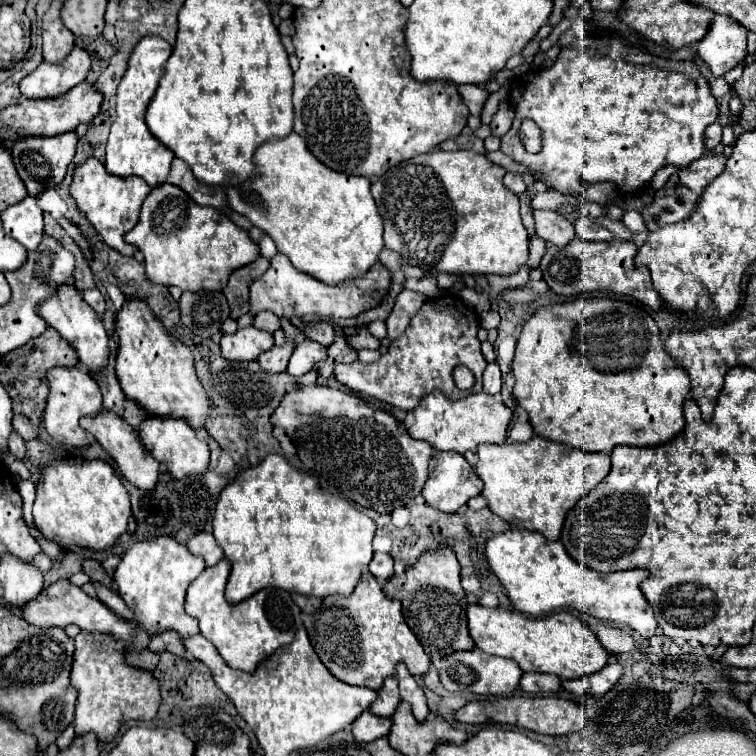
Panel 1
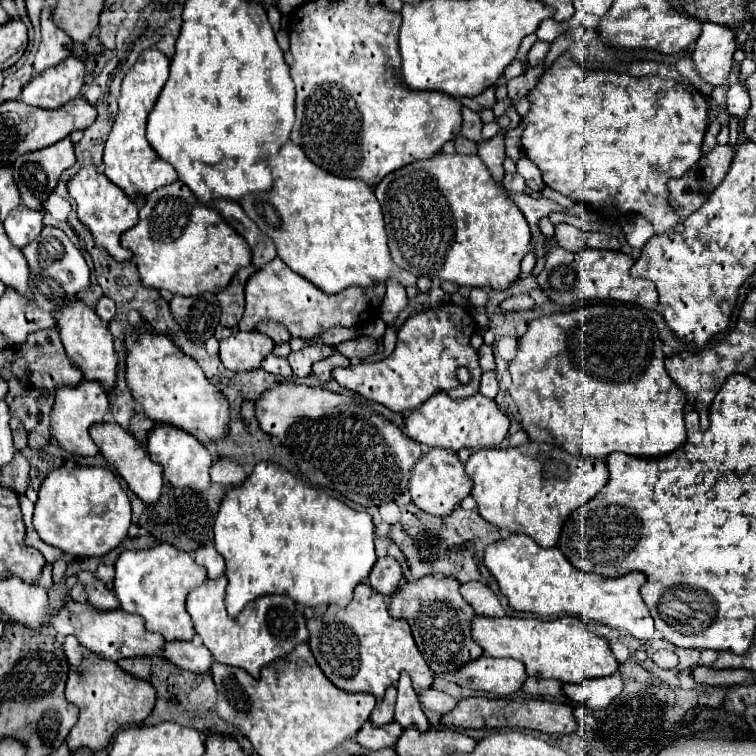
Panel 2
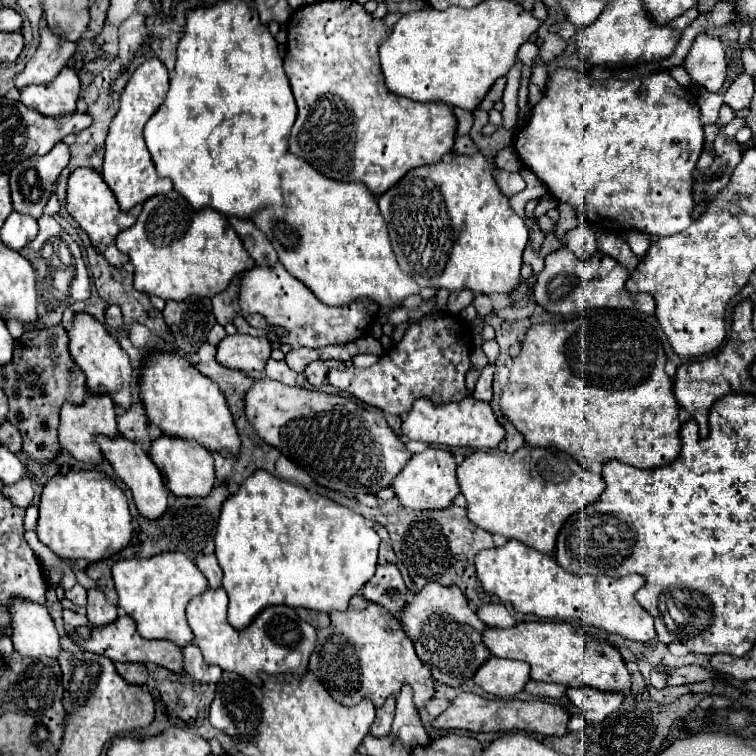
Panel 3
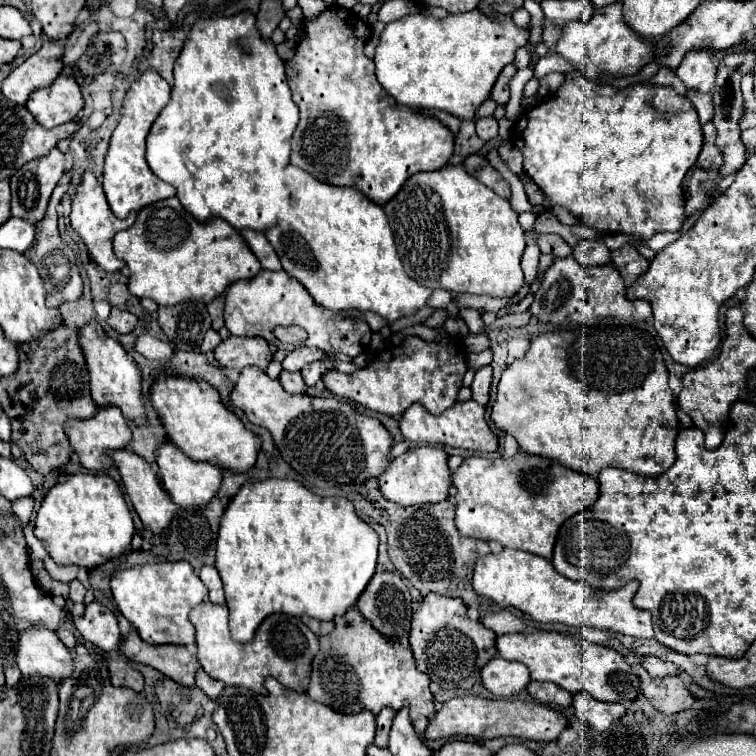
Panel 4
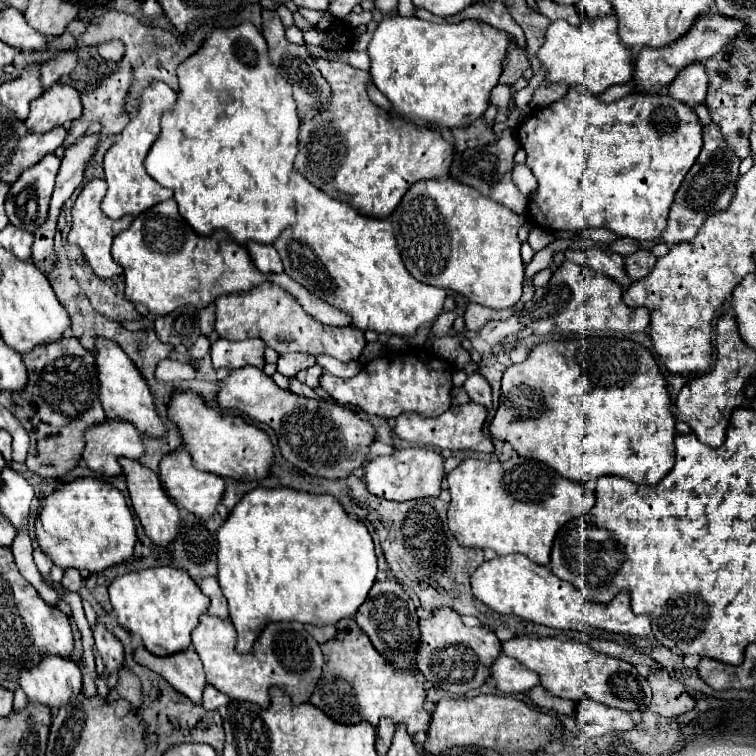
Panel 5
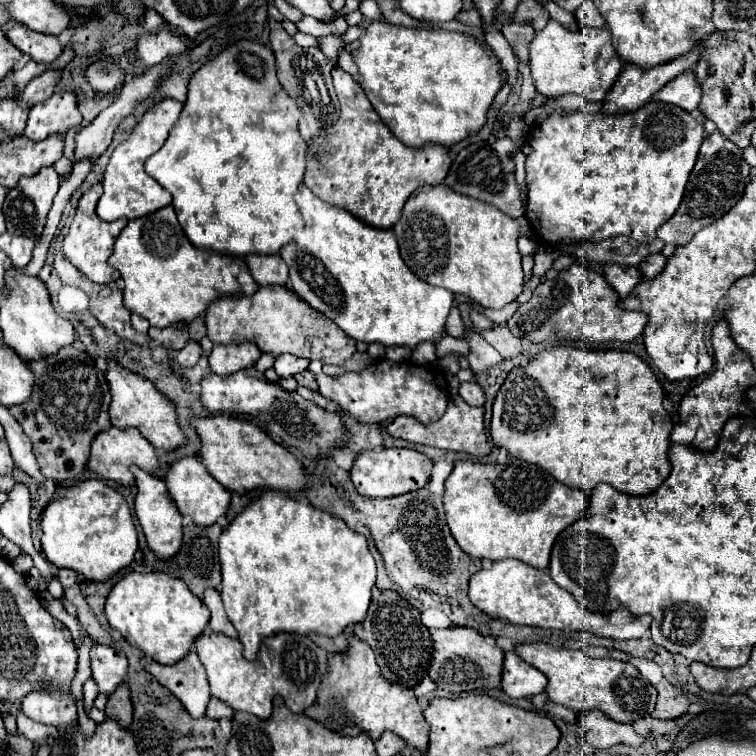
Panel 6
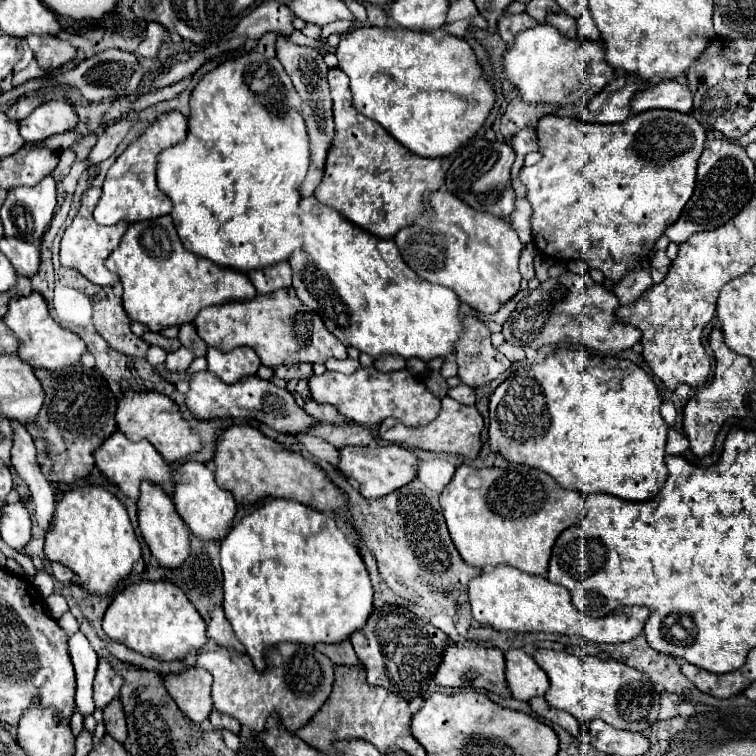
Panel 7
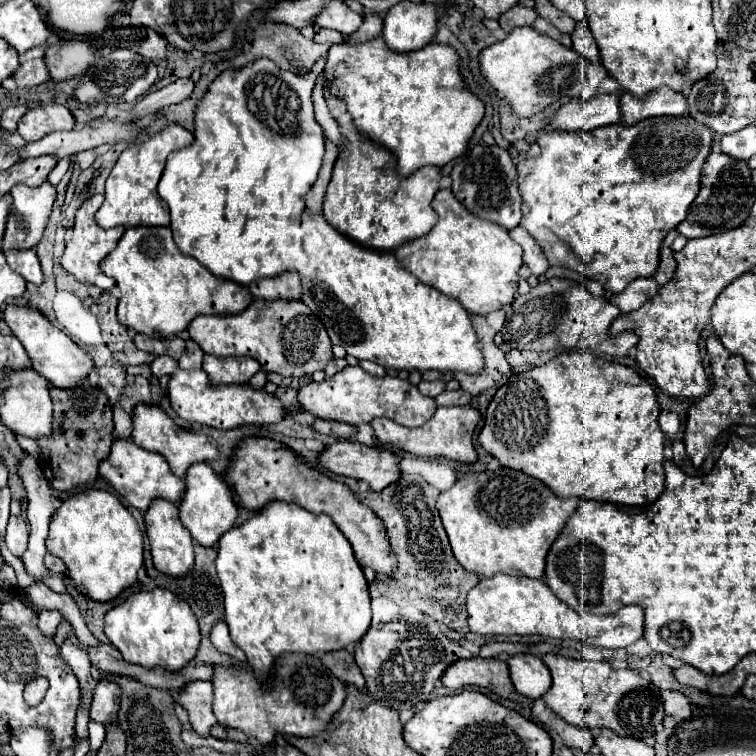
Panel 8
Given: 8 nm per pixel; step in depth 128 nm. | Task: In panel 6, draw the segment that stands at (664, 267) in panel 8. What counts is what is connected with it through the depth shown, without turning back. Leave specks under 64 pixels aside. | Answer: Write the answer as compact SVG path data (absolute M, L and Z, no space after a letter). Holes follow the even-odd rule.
M650 254L638 264L638 268L640 268L642 276L650 280L650 278L654 278L654 276L658 276L662 272L664 264L666 264L666 258L662 254Z

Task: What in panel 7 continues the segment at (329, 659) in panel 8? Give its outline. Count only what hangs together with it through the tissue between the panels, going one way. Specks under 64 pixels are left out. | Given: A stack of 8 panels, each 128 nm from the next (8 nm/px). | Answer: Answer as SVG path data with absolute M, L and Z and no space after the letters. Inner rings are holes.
M348 640L340 644L316 644L316 648L326 654L334 664L358 664L358 656Z

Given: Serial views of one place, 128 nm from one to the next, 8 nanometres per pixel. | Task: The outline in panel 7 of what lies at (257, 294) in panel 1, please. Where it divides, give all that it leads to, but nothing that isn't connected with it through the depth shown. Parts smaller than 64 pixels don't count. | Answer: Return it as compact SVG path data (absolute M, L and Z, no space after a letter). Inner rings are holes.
M282 288L280 292L272 292L268 296L258 294L246 302L224 302L208 306L200 310L194 326L208 346L224 352L238 346L250 346L260 356L262 364L270 368L282 364L292 366L300 362L324 364L328 358L348 358L346 346L324 328L322 318L304 306L292 288Z

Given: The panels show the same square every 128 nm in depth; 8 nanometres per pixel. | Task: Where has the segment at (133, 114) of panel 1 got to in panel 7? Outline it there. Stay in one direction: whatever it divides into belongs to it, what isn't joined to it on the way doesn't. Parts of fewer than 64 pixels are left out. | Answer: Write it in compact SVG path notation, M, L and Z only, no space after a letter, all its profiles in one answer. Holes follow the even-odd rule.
M166 112L164 116L158 116L154 124L150 124L144 134L140 134L110 166L104 186L102 186L102 196L100 202L94 210L94 220L104 226L112 226L120 220L126 222L140 222L140 220L150 220L158 218L164 214L170 214L172 204L170 198L158 190L156 186L156 156L178 142L186 138L186 118L180 116L180 112Z

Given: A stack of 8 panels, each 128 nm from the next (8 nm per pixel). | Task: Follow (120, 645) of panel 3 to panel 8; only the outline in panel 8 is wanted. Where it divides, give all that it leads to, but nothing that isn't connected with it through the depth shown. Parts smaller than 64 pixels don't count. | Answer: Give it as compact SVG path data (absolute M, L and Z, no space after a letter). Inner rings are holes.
M198 680L198 684L188 684L188 688L180 690L178 704L188 712L192 728L200 736L208 736L210 728L216 724L216 716L212 712L212 682Z

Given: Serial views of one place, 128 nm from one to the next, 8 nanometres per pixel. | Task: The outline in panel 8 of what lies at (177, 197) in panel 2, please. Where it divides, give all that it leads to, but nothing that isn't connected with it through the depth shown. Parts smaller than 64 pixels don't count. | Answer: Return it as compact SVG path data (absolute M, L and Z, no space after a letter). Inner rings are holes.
M168 226L128 228L118 246L102 260L102 272L112 276L122 290L118 320L144 336L176 336L198 314L236 314L254 298L246 286L216 278L196 258L182 254Z

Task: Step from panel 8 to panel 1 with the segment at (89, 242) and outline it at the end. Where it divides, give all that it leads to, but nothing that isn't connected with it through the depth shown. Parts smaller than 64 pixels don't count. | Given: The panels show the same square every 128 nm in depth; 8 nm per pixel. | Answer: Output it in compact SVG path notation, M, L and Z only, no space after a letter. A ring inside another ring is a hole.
M88 158L84 164L76 166L74 170L74 180L70 186L70 196L76 200L78 210L86 214L90 224L96 228L96 232L104 238L104 242L124 256L134 256L136 248L132 244L124 242L124 234L138 224L138 214L144 198L150 194L152 188L144 184L144 180L130 176L130 178L120 178L112 176L106 172L104 164L96 158Z

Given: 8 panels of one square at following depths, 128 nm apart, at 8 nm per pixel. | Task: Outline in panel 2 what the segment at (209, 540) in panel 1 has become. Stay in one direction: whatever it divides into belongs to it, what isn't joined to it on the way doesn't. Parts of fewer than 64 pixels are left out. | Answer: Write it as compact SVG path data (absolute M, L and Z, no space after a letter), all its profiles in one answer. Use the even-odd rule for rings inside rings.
M212 544L198 548L194 552L194 560L208 570L208 578L218 578L224 574L224 558L216 552L216 548Z

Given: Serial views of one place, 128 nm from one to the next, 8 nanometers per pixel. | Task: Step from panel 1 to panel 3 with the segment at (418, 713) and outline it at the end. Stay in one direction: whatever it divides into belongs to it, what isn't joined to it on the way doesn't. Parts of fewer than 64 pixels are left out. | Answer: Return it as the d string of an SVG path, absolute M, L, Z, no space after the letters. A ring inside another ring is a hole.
M404 684L396 700L396 716L392 724L392 734L396 734L406 748L412 748L412 744L426 746L430 742L422 726L422 720L418 716L418 710L412 702L412 688L408 684Z

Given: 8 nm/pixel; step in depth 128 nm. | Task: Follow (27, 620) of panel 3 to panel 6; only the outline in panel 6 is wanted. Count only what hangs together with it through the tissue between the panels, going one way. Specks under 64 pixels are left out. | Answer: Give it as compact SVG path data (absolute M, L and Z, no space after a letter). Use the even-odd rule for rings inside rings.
M30 692L22 700L22 710L28 718L56 728L76 724L76 700L72 692L68 696L60 696L60 692Z

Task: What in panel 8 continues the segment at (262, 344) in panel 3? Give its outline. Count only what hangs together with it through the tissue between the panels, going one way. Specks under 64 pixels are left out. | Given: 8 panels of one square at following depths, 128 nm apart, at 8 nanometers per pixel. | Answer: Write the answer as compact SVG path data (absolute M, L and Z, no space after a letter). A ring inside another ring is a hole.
M212 354L204 356L204 372L208 374L210 382L222 384L246 384L256 372L260 364L254 358L238 356L238 358L218 358Z

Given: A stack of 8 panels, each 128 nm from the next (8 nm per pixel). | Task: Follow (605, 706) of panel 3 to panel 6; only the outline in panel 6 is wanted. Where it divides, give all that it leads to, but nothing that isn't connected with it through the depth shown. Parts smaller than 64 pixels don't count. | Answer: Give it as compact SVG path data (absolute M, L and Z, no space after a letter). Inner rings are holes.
M600 710L584 712L582 728L584 728L586 740L596 748L610 748L620 742L630 746L640 746L644 742L644 738L636 734L632 726L614 722L612 718L604 716Z

